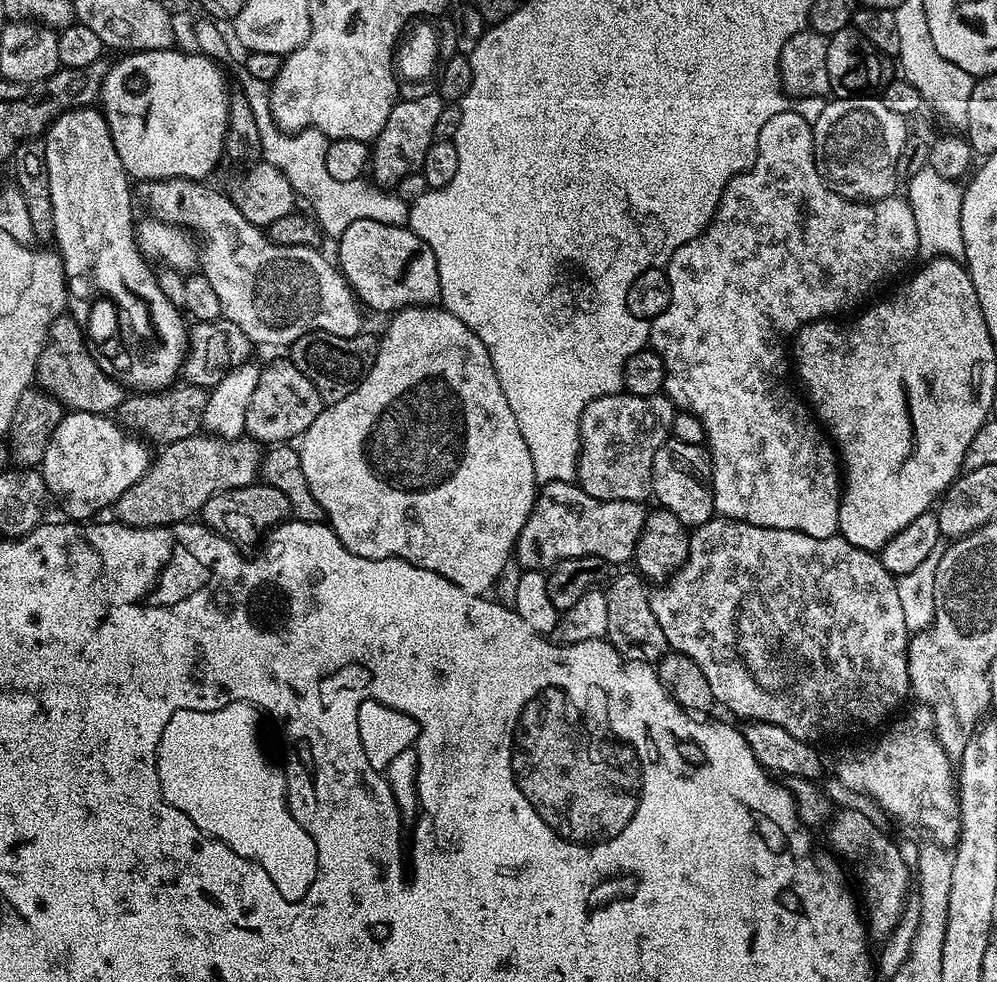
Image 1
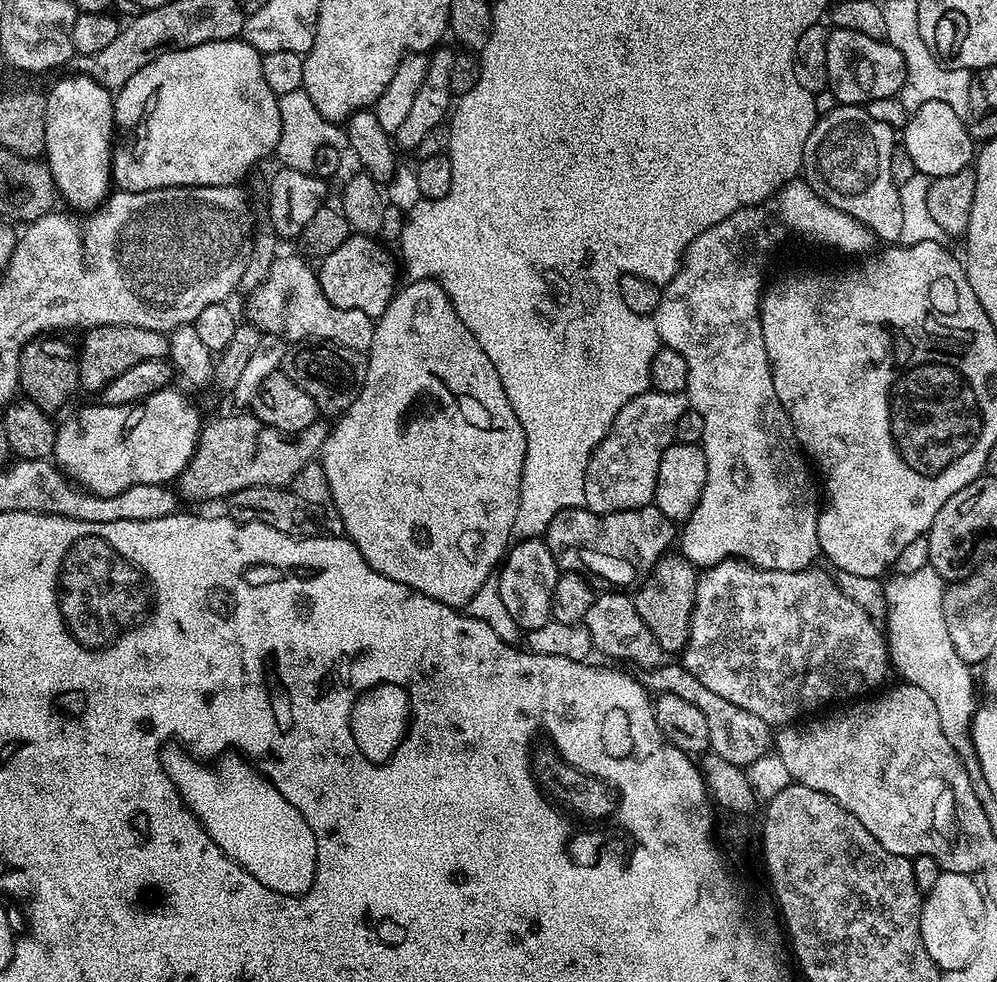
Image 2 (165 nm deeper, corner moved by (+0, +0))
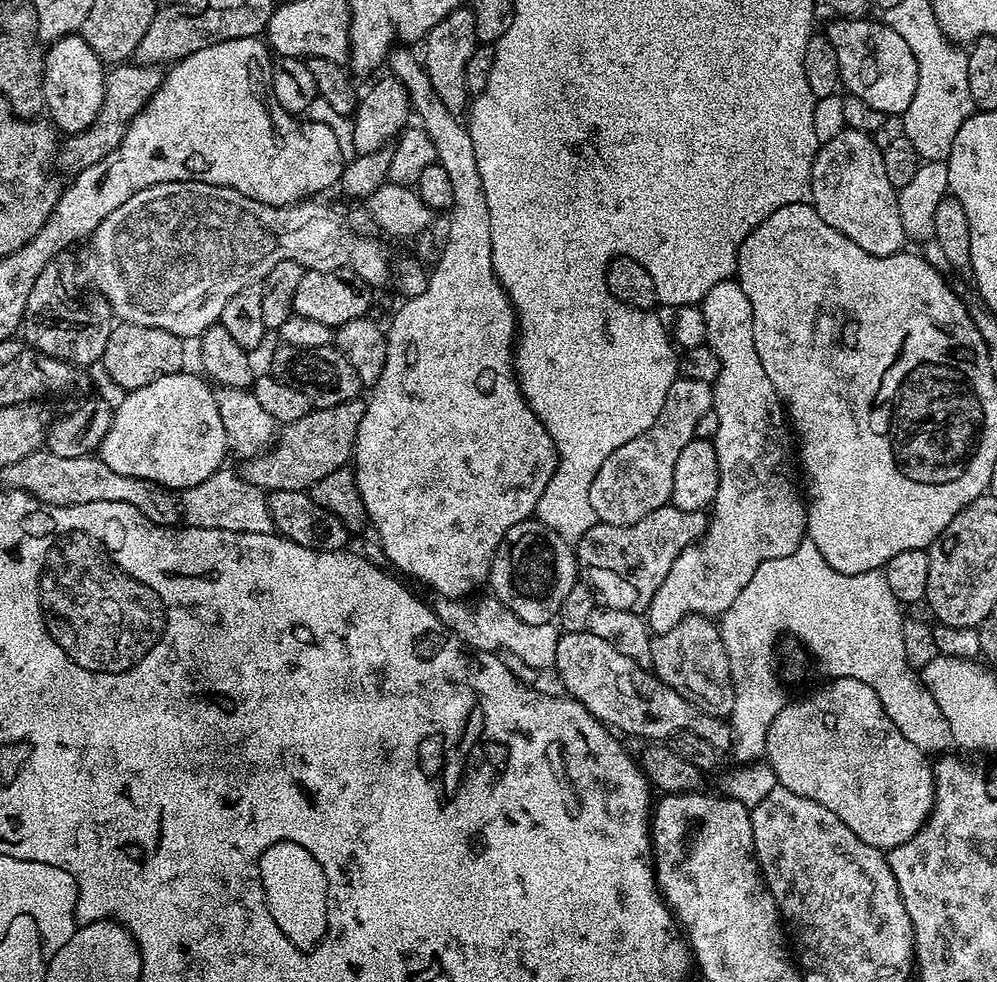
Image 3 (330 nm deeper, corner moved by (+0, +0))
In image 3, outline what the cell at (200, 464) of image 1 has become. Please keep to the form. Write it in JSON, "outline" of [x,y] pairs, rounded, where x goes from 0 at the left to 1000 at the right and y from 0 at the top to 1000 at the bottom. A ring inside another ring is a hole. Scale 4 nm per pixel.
{"outline":[[[358,405],[339,413],[314,414],[307,426],[284,433],[275,454],[259,464],[244,469],[243,484],[247,491],[265,498],[266,501],[299,499],[308,501],[315,491],[335,483],[354,467],[359,446],[359,434],[363,434],[366,408]]]}

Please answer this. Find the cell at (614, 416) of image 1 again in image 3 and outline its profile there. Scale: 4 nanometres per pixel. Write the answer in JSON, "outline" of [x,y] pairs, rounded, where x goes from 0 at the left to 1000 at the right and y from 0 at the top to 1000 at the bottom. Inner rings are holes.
{"outline":[[[679,385],[672,393],[672,401],[668,401],[664,422],[660,422],[656,434],[635,442],[632,450],[617,453],[600,483],[596,483],[596,491],[592,491],[592,515],[596,515],[599,531],[612,536],[628,536],[671,512],[680,462],[684,462],[688,450],[698,447],[696,434],[700,426],[712,418],[714,391],[696,385]]]}

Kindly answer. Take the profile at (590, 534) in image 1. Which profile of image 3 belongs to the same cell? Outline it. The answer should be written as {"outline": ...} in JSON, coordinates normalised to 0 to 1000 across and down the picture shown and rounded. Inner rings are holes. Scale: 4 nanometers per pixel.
{"outline":[[[671,511],[656,519],[656,523],[648,523],[648,527],[640,527],[640,532],[628,536],[612,536],[599,532],[592,540],[588,540],[588,544],[584,544],[582,550],[577,551],[576,561],[581,581],[590,586],[589,594],[609,618],[645,624],[656,609],[660,597],[664,597],[668,585],[672,585],[672,576],[676,576],[680,564],[706,545],[710,538],[710,526],[709,520],[680,519]]]}

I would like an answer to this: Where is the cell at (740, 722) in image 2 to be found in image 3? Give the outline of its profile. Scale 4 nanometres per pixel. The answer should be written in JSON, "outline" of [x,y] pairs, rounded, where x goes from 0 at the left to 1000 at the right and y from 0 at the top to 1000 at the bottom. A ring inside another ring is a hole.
{"outline":[[[589,642],[563,643],[556,684],[562,687],[566,700],[563,702],[569,708],[588,719],[603,737],[627,751],[643,749],[646,756],[666,756],[678,745],[695,745],[719,764],[733,763],[734,738],[727,730],[704,725],[699,717],[684,711],[680,703],[668,699],[657,684],[616,662],[612,654],[604,654],[600,646]]]}

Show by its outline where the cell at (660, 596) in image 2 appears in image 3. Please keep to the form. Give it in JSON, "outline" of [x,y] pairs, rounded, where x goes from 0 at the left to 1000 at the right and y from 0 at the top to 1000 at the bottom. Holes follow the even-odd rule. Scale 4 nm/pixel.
{"outline":[[[689,627],[671,644],[654,648],[653,683],[668,699],[680,703],[684,711],[699,717],[704,725],[717,729],[733,730],[738,714],[734,698],[732,670],[728,666],[726,651],[717,630],[708,627]]]}

